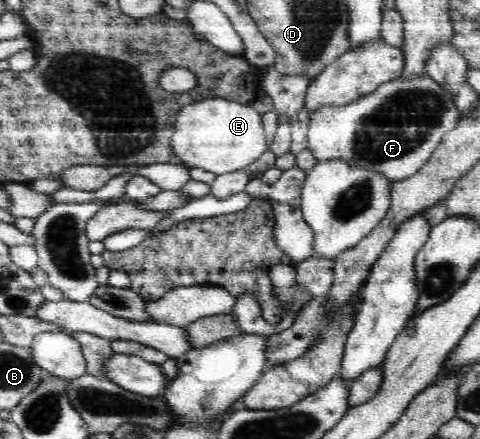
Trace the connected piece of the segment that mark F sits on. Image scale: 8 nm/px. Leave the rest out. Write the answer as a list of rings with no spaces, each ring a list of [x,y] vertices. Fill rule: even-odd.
[[[398,77],[351,103],[322,105],[310,114],[307,149],[315,155],[316,162],[344,160],[399,181],[416,174],[430,160],[443,136],[460,118],[450,89],[444,89],[432,77]]]

